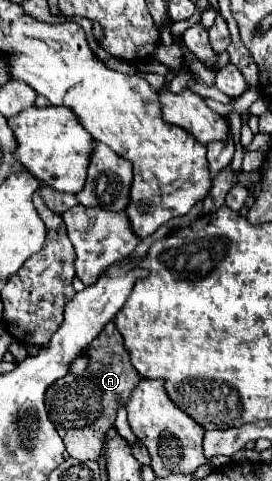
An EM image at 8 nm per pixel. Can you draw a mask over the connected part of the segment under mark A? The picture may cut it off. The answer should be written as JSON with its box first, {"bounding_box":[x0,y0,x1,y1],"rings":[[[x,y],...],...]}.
{"bounding_box":[46,322,140,462],"rings":[[[114,322],[102,330],[100,338],[92,342],[88,352],[88,366],[82,374],[68,374],[54,382],[46,392],[46,410],[66,444],[66,452],[80,462],[98,460],[102,456],[104,438],[106,432],[114,428],[118,408],[128,404],[132,390],[140,382],[140,376],[130,364],[122,336],[118,334]]]}

